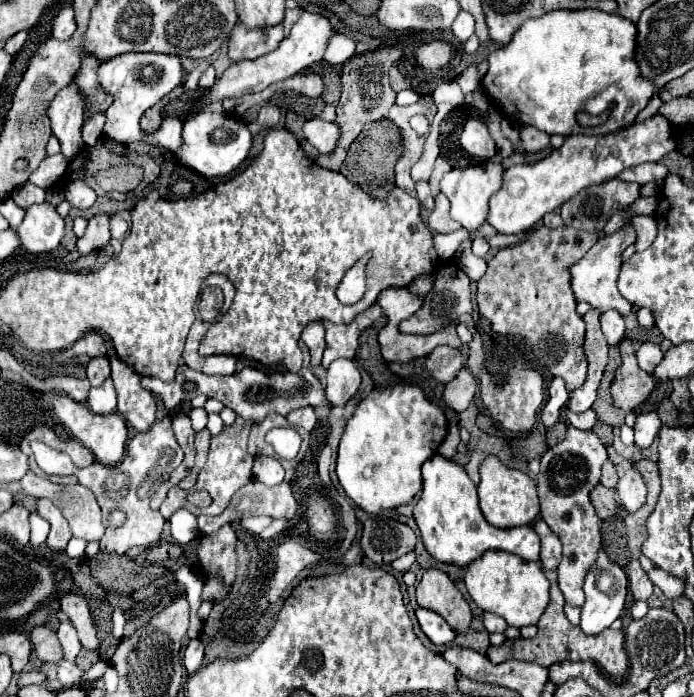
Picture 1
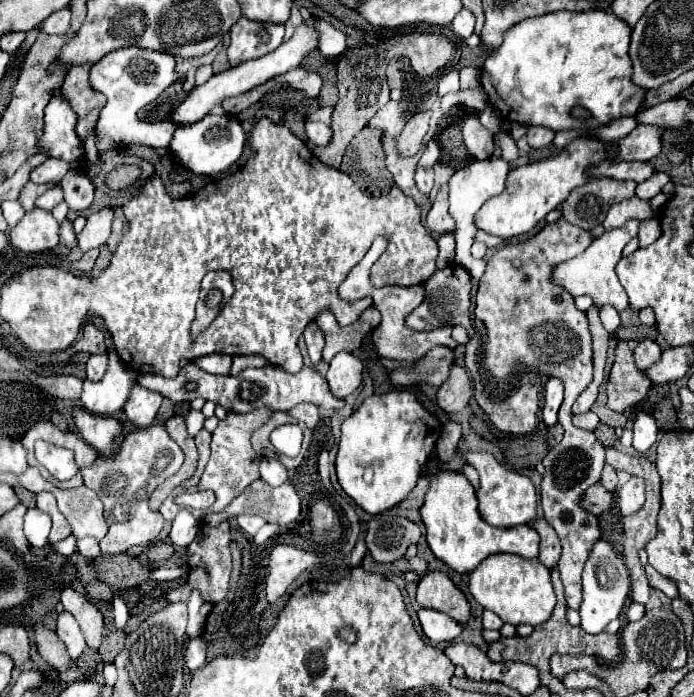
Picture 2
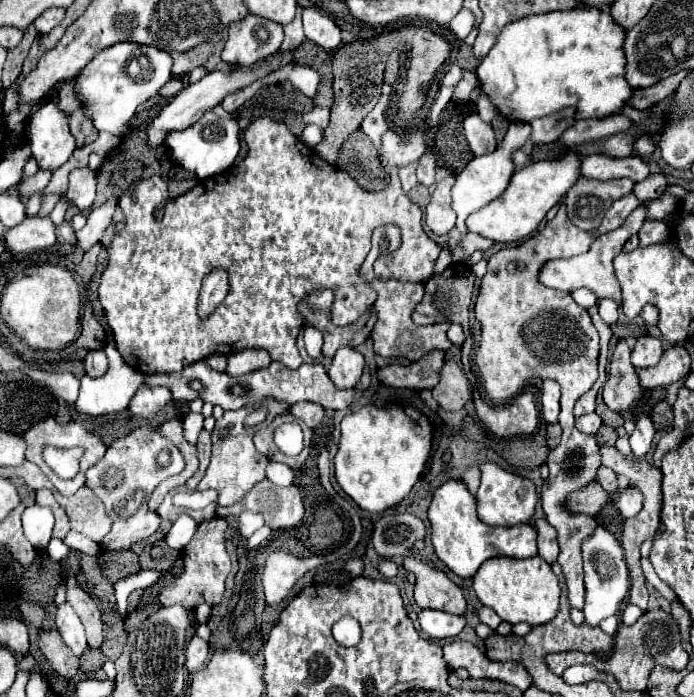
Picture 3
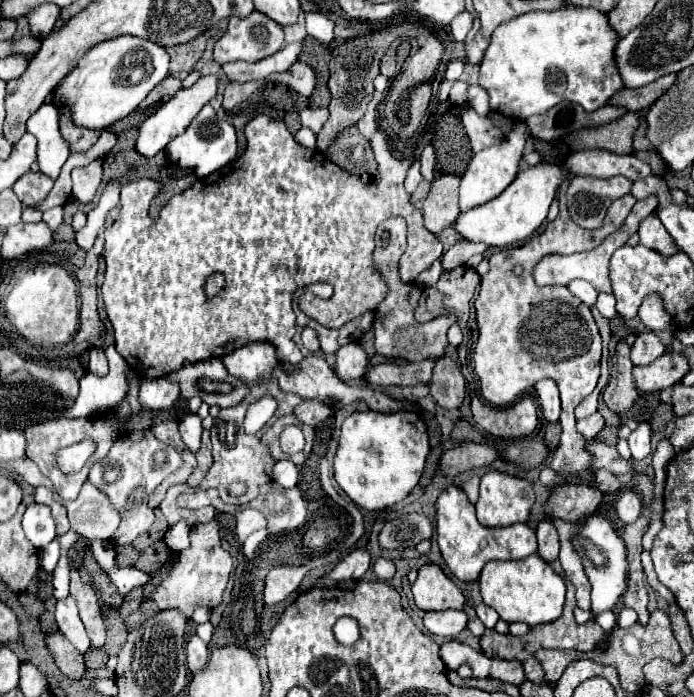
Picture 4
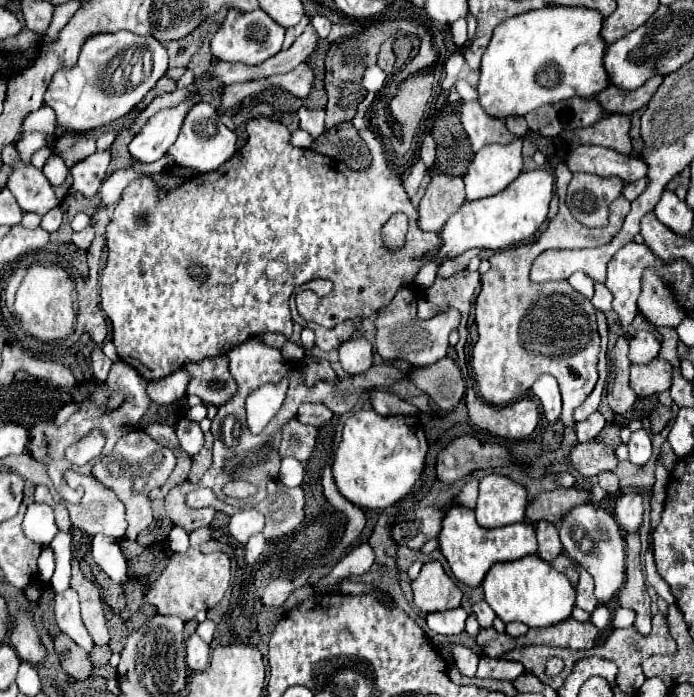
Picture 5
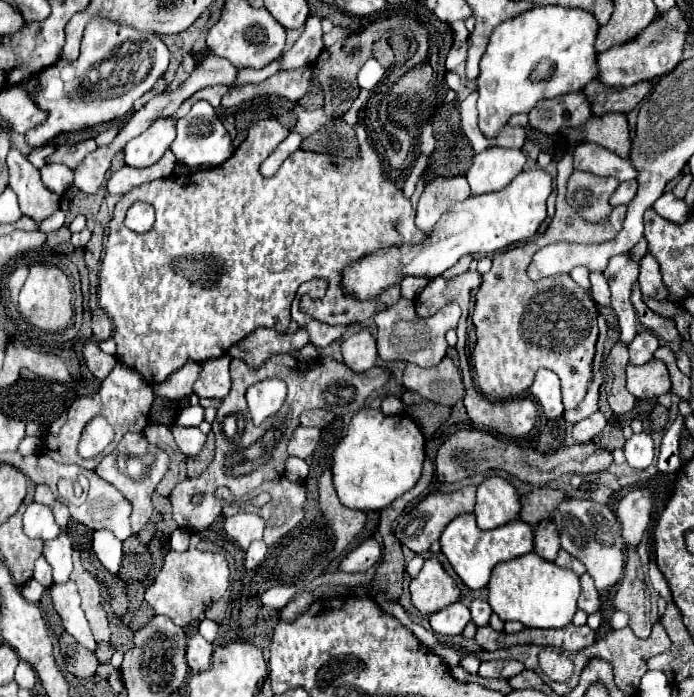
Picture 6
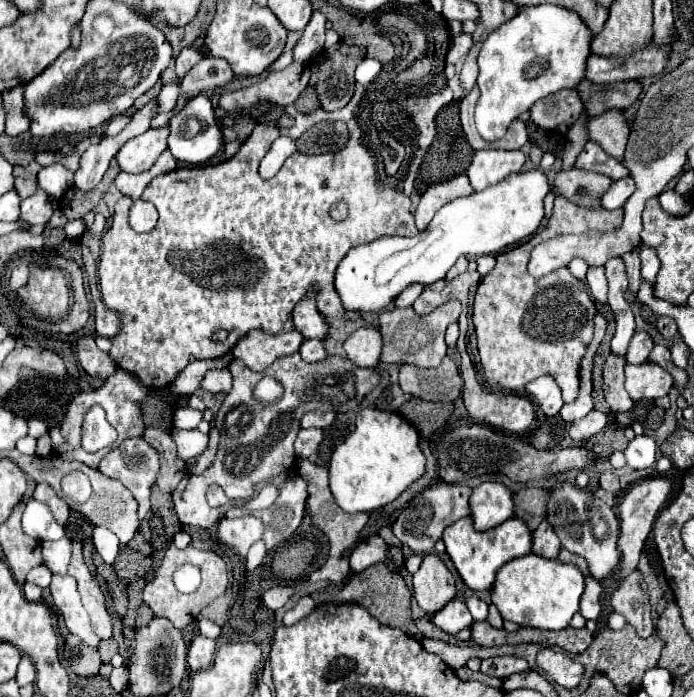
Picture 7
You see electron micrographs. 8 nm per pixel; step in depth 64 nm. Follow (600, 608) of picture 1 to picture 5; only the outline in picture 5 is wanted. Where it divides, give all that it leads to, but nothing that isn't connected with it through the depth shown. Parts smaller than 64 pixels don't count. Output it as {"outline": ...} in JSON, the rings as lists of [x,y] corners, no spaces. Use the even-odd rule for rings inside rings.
{"outline":[[[576,506],[570,512],[562,514],[560,540],[568,556],[574,558],[582,568],[586,568],[588,574],[594,578],[598,602],[606,604],[608,600],[612,600],[626,578],[626,542],[616,520],[600,506]]]}

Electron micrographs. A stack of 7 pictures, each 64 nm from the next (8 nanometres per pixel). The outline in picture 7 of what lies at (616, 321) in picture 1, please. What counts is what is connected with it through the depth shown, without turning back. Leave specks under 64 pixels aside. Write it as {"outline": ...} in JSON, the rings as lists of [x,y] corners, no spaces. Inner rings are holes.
{"outline":[[[592,266],[586,272],[586,286],[590,290],[590,294],[598,300],[598,302],[606,302],[606,294],[608,294],[608,284],[606,284],[606,276],[604,276],[604,268],[602,266]]]}

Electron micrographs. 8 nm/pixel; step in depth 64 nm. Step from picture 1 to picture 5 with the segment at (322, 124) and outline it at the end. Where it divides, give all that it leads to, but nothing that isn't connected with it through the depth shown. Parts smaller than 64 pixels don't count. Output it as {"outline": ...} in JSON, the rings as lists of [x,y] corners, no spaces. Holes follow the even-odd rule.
{"outline":[[[296,130],[296,132],[292,132],[290,144],[298,146],[298,148],[308,148],[312,144],[312,136],[308,132],[304,132],[304,130]]]}

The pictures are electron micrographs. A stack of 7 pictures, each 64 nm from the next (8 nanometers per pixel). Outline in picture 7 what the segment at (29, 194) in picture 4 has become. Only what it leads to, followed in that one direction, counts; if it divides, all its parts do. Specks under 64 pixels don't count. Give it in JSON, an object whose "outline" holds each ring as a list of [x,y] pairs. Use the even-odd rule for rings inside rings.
{"outline":[[[38,190],[30,198],[22,200],[20,204],[20,224],[34,226],[34,224],[46,224],[52,216],[52,200],[44,190]]]}

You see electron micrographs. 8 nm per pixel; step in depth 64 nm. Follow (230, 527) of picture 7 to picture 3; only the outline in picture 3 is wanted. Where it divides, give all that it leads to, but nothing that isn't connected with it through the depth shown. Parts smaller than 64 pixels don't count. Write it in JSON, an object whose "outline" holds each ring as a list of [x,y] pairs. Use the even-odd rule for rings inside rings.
{"outline":[[[242,512],[240,514],[240,524],[238,524],[240,536],[244,536],[244,538],[252,536],[260,526],[264,526],[262,514],[256,514],[256,512]]]}

